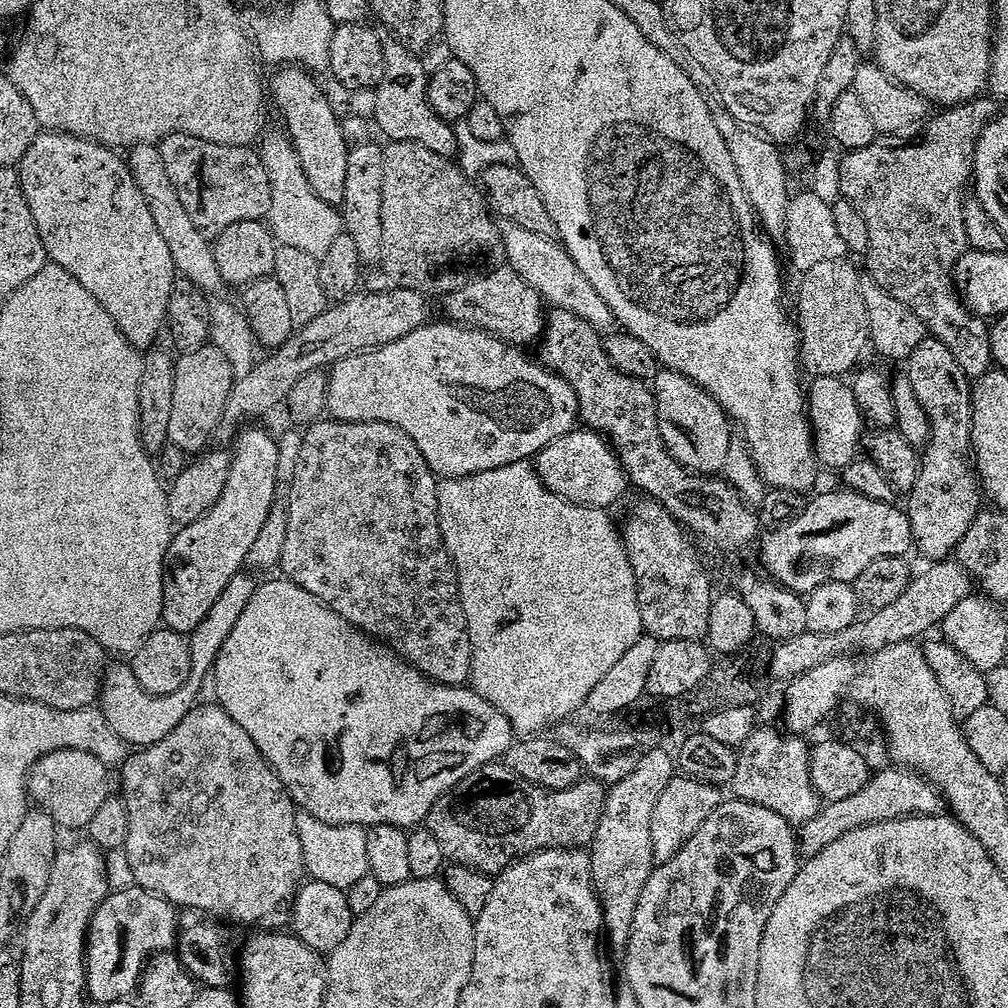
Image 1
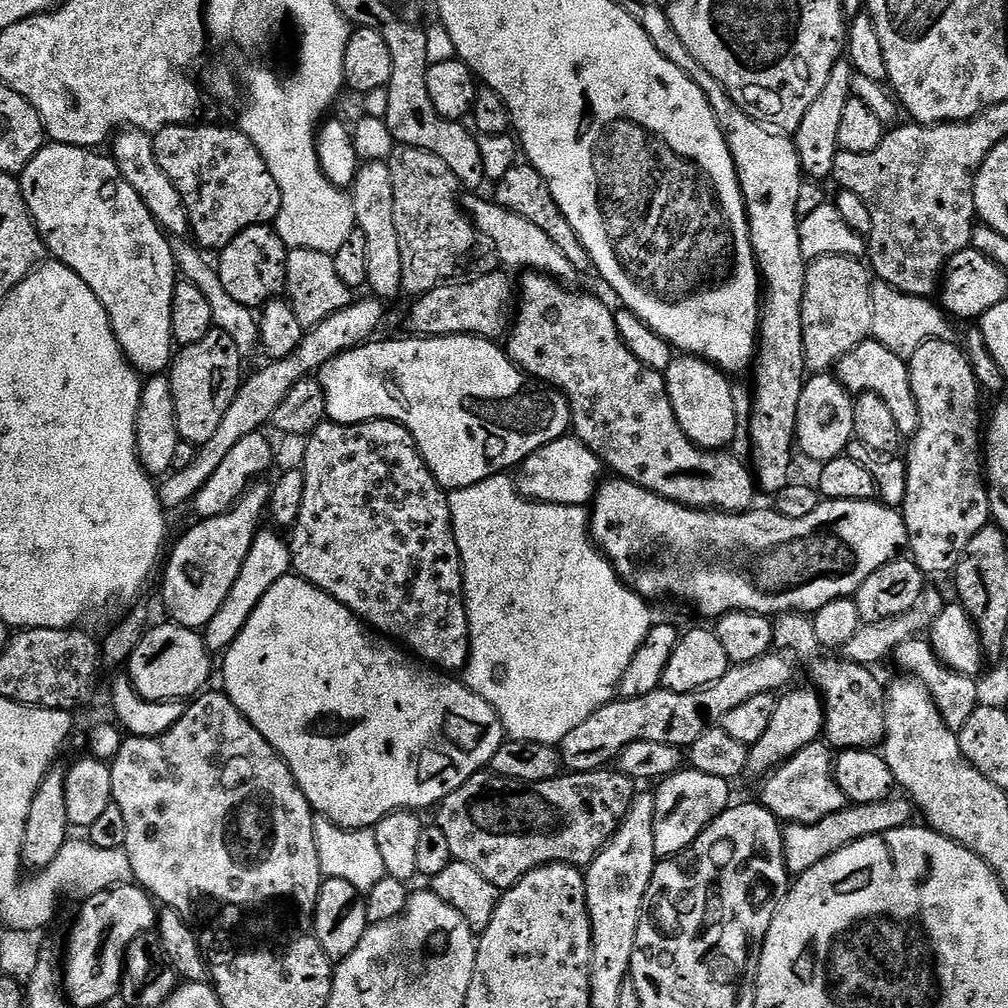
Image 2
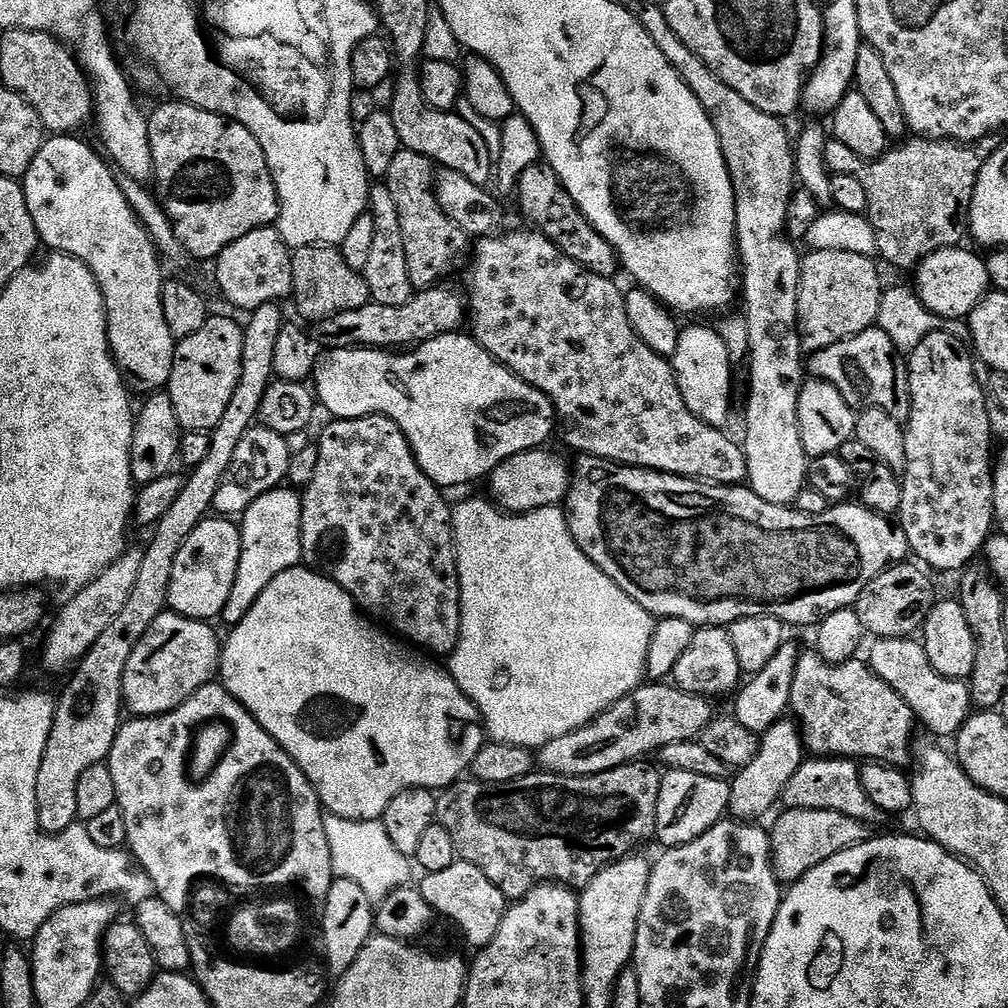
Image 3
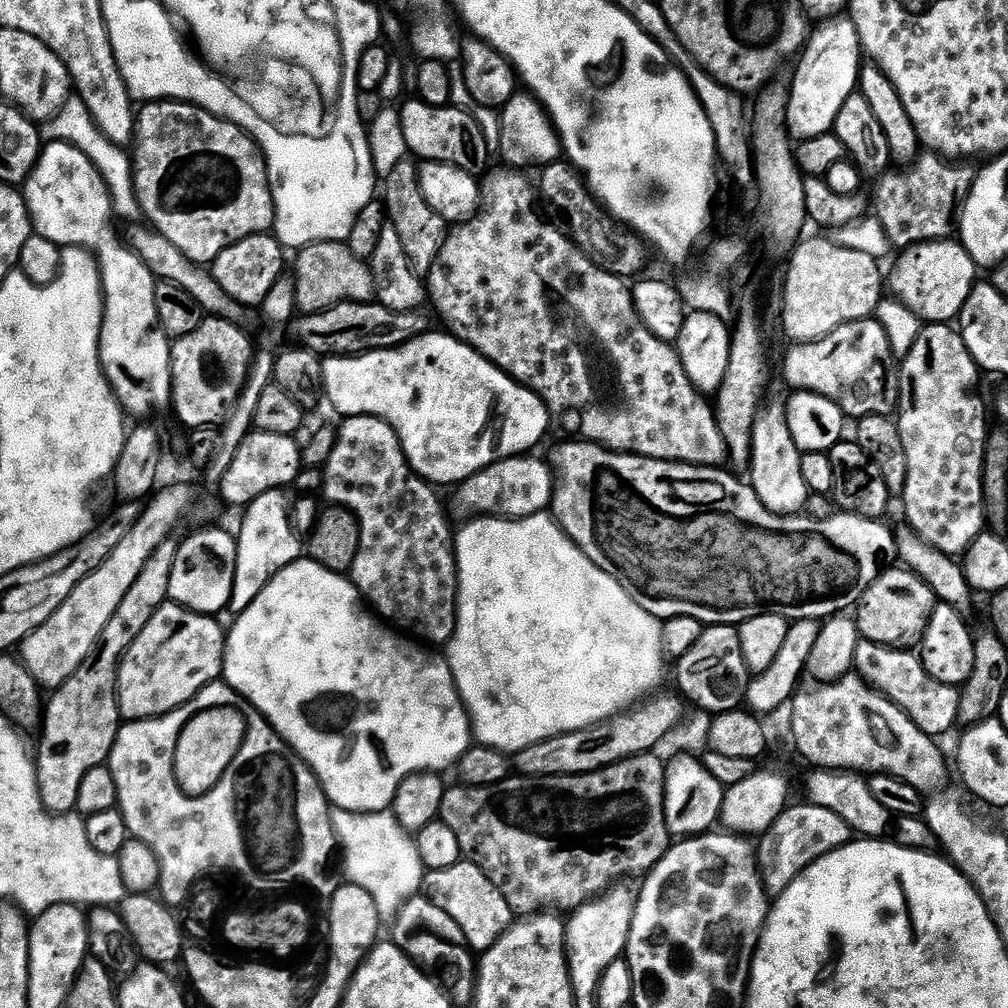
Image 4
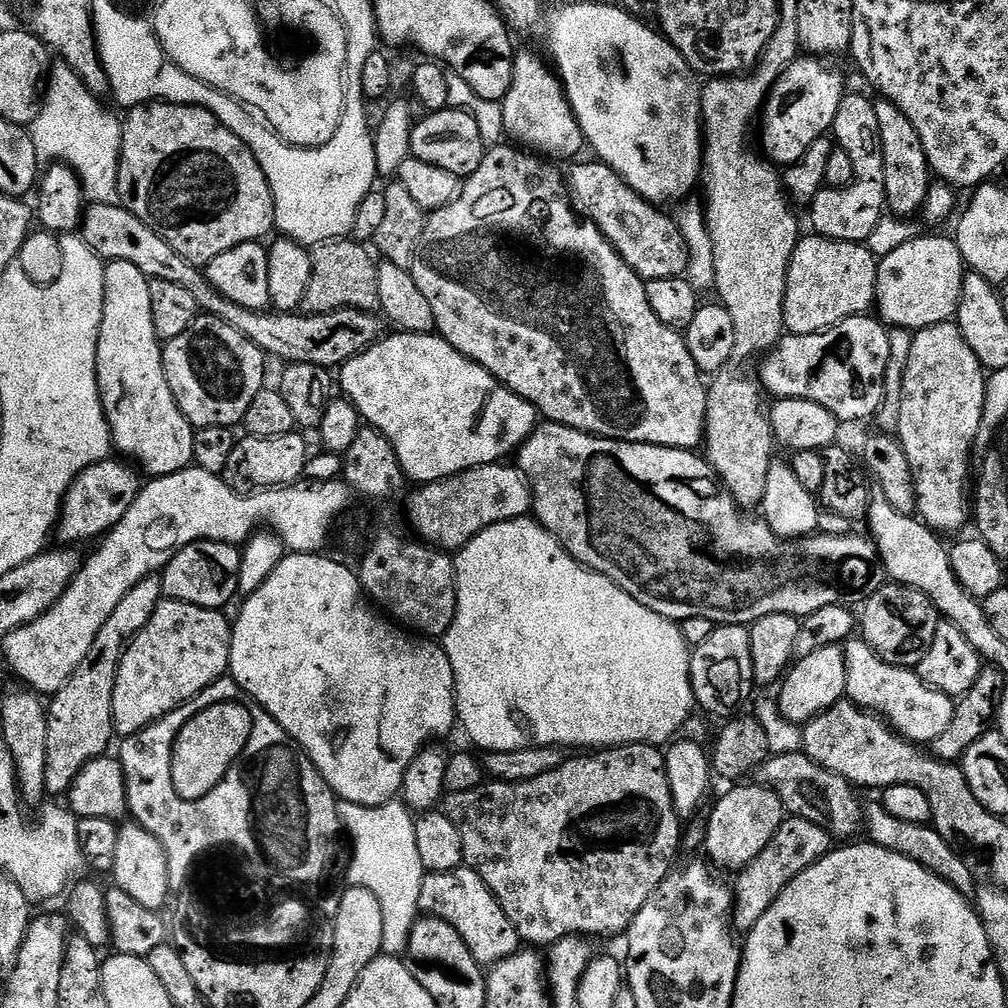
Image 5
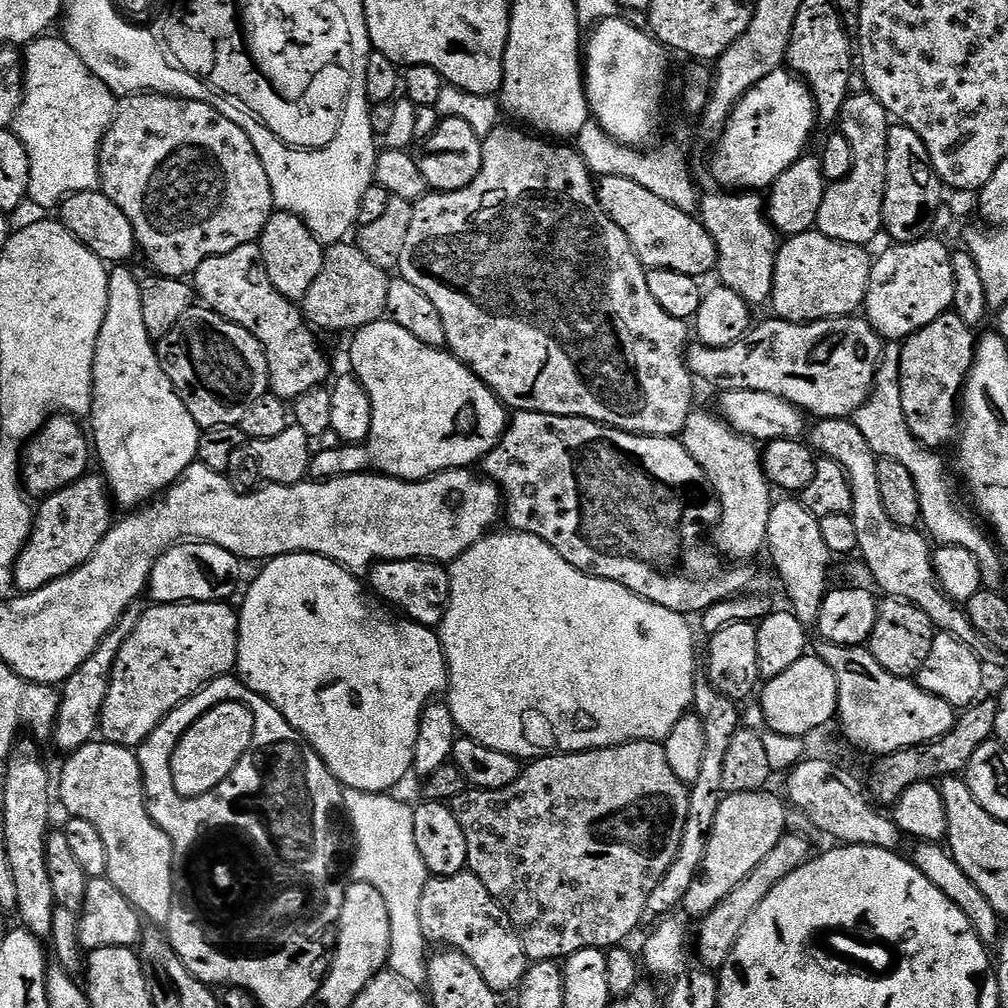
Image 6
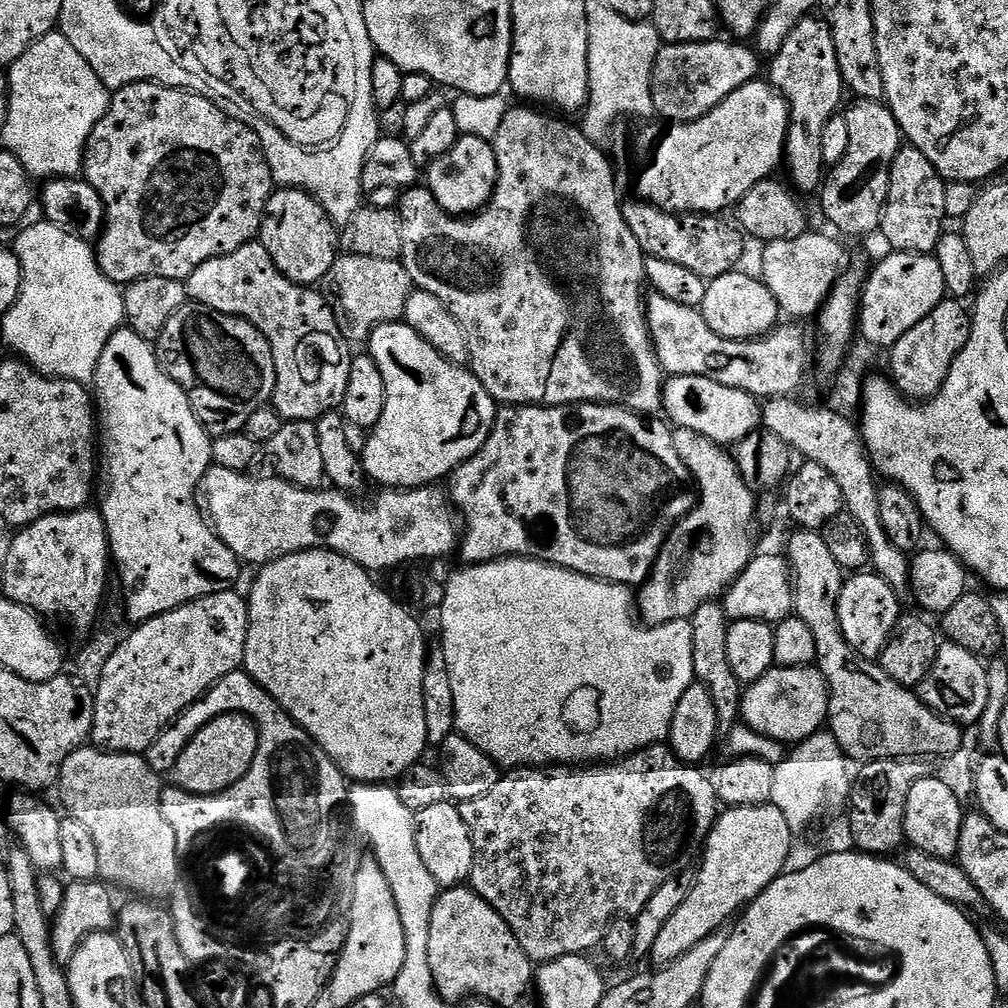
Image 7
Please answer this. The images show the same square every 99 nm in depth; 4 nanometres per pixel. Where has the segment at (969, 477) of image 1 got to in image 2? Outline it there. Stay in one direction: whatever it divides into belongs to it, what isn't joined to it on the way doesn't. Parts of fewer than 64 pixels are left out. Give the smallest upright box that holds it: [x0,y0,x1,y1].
[902,340,990,577]

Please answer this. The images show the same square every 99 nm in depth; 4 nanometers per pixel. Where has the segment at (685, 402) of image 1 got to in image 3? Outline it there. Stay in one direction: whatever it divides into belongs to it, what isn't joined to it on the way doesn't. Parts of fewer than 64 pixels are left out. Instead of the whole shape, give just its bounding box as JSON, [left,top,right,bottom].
[670,324,732,429]

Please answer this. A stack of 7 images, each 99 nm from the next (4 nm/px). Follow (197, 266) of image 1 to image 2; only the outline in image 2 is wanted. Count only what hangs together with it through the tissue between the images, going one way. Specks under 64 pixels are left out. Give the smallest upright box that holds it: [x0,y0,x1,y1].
[110,130,190,238]

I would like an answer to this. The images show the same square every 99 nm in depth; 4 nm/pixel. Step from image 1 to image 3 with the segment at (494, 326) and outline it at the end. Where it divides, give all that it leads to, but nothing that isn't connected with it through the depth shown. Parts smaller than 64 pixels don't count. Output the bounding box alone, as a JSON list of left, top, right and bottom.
[314,286,466,350]

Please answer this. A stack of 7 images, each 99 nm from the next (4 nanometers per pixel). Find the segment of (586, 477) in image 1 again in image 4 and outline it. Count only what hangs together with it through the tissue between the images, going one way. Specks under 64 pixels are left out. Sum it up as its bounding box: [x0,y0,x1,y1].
[452,455,552,520]

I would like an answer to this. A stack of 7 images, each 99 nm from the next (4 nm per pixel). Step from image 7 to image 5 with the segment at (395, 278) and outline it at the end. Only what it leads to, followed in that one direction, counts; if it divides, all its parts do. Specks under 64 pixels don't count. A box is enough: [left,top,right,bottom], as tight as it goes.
[303,238,380,316]

